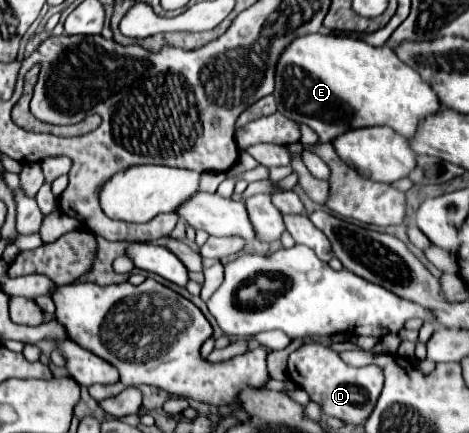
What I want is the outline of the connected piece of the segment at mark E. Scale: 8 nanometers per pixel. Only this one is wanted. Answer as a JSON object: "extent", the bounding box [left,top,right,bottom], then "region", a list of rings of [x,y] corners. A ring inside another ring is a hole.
{"extent":[273,33,439,143],"region":[[[311,33],[291,41],[275,67],[273,97],[281,115],[309,125],[323,143],[349,129],[373,125],[387,125],[403,137],[413,137],[419,119],[439,111],[433,89],[387,45],[371,47],[347,35]]]}

